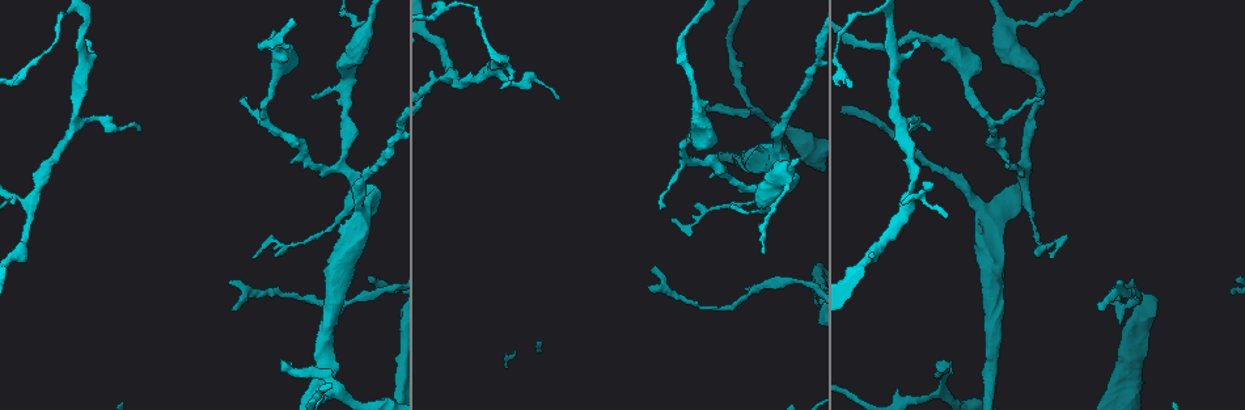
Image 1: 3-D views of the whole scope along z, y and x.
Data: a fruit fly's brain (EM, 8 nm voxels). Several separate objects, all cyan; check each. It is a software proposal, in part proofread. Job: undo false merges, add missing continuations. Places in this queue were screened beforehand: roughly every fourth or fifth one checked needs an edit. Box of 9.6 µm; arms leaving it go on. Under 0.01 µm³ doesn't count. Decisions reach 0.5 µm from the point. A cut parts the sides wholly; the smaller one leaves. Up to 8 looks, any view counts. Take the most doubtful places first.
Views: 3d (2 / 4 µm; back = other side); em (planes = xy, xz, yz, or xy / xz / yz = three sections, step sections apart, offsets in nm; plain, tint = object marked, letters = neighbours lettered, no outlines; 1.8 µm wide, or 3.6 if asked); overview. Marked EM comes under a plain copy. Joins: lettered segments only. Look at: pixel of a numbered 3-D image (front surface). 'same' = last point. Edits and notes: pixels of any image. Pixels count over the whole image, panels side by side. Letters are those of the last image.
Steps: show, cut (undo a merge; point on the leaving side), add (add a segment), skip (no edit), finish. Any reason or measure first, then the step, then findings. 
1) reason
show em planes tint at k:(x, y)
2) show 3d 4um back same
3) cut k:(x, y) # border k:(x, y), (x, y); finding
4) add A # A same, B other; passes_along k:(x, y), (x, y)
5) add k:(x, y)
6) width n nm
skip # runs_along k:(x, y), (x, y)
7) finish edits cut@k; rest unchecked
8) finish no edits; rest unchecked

branch stops here
show 3d 4um at 1:(712, 121)

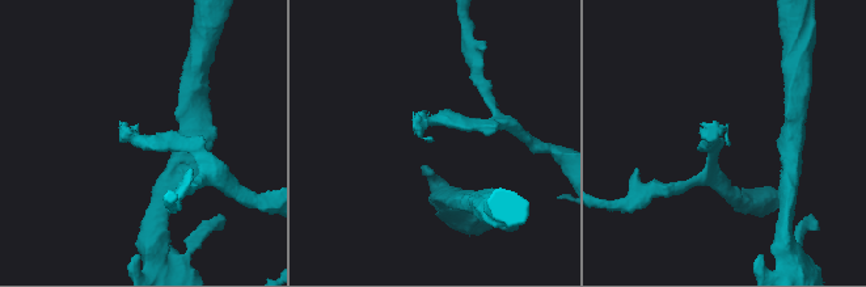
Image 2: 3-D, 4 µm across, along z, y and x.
need the tissue
show em planes letters at 2:(135, 126)

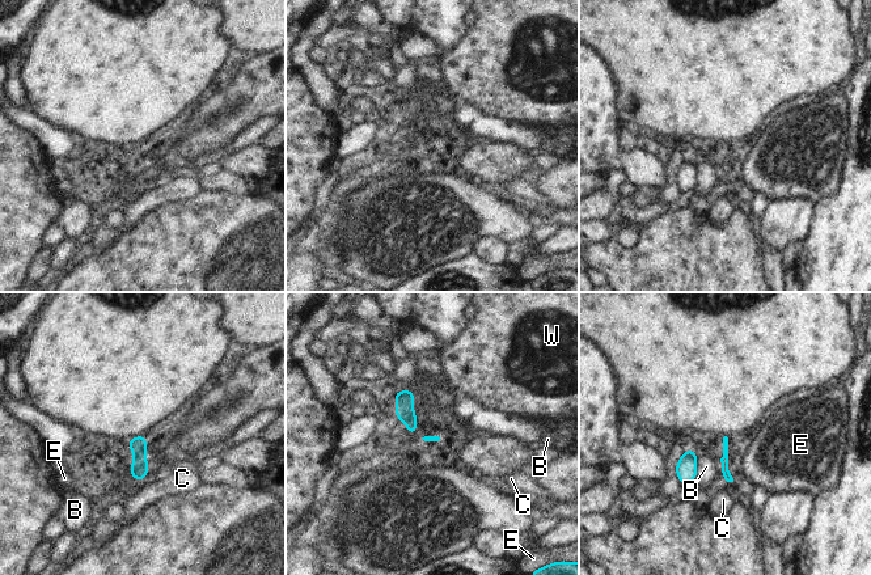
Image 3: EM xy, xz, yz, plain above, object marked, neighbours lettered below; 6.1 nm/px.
skip # B other, C other, E other, W other; runs_along 3:(724, 439), (724, 470), (731, 480); no lettered segment goes on from it

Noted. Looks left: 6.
an open end
show em planes letters at 1:(916, 39)

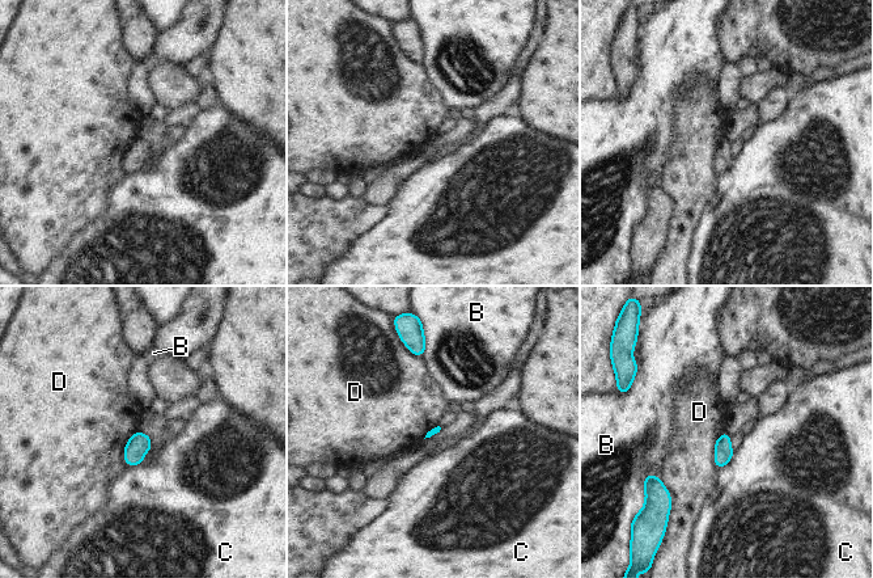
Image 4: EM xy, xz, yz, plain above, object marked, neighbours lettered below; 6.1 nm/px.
skip # B other, C other, D other; none of them fits

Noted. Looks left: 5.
abrupt turn
show 3d 2um at 1:(781, 158)

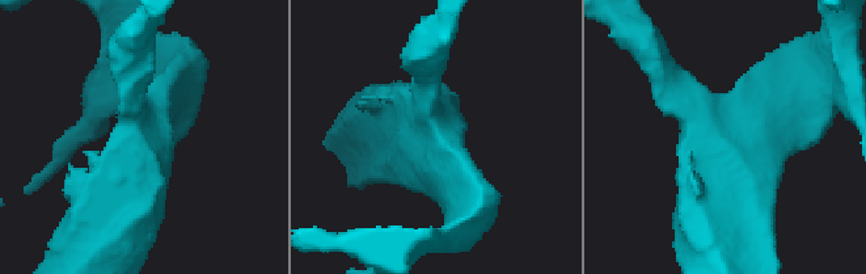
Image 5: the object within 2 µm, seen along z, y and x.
arms 3; arm_widths 220, 280, 550 nm
show em xy step 8 tint at 5:(141, 136)

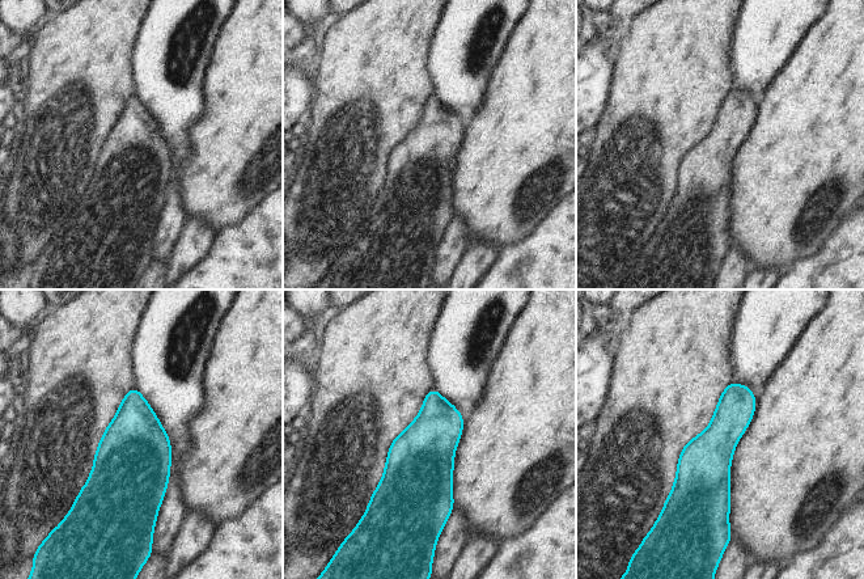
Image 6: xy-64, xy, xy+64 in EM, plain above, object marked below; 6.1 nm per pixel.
show em xy step 8 letters same

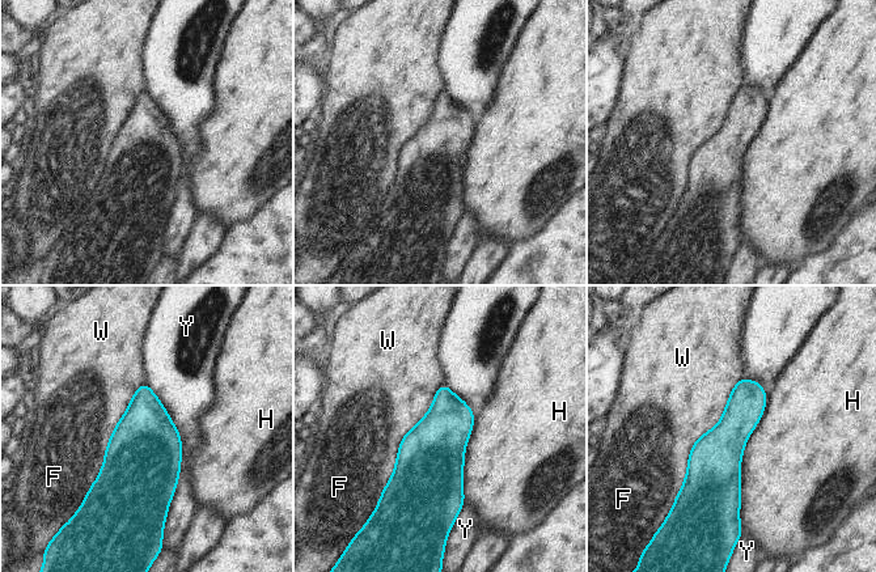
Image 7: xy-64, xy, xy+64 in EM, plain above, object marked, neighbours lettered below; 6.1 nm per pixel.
skip # F other, H other, W other, Y other; border 7:(766, 392), (741, 457), (739, 522); continuous, no second neuron

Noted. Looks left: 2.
finish no edits; rest unchecked

